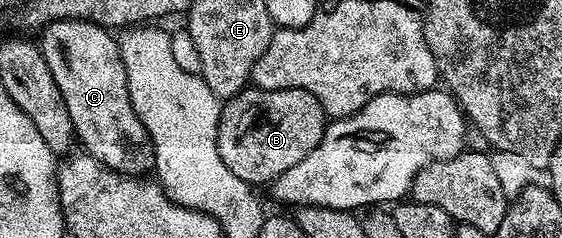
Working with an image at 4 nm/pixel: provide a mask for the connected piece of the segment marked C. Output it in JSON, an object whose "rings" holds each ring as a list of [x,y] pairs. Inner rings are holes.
{"rings":[[[92,20],[52,21],[42,33],[45,63],[49,63],[49,71],[53,71],[57,87],[61,87],[61,99],[69,107],[78,144],[113,171],[130,177],[150,174],[147,172],[157,165],[155,144],[131,106],[118,40]]]}

